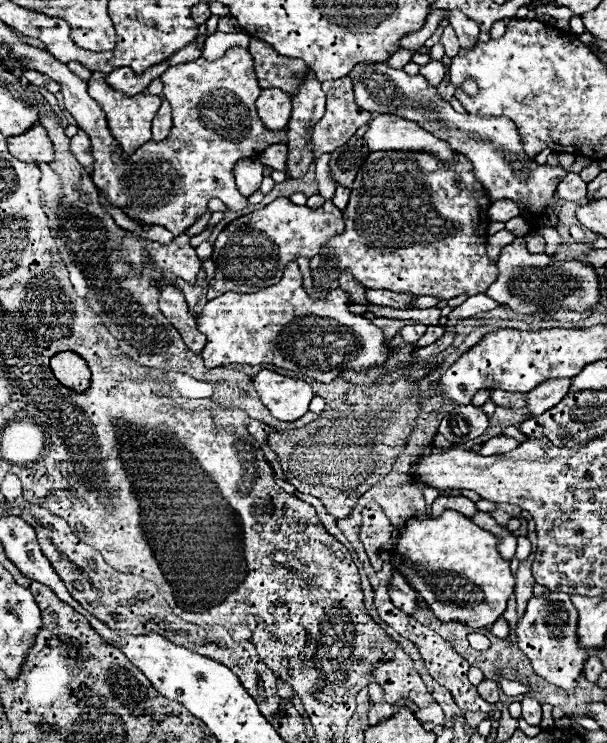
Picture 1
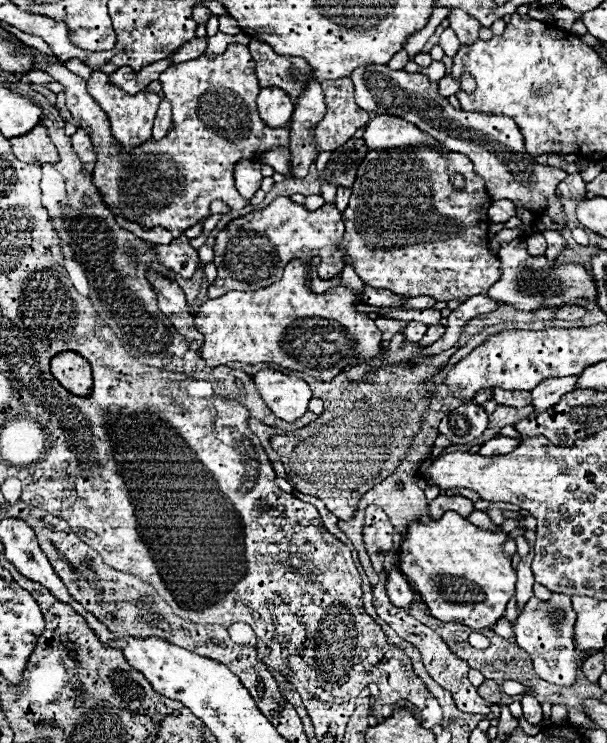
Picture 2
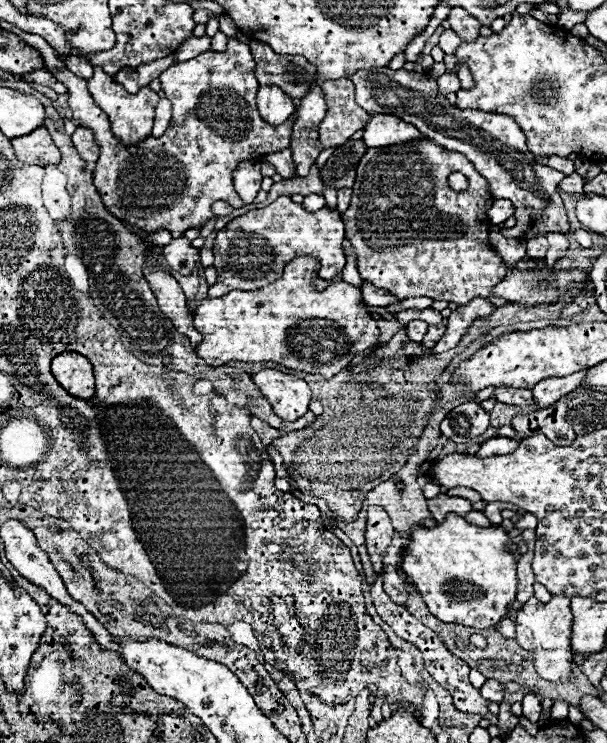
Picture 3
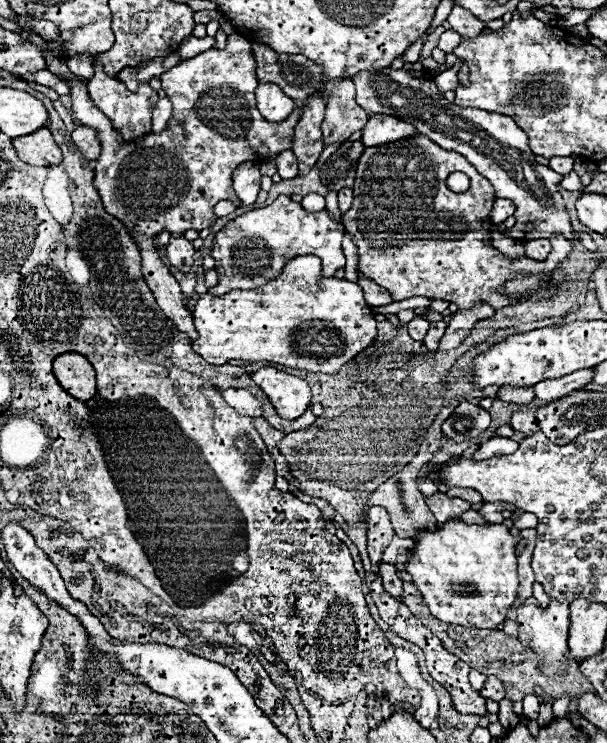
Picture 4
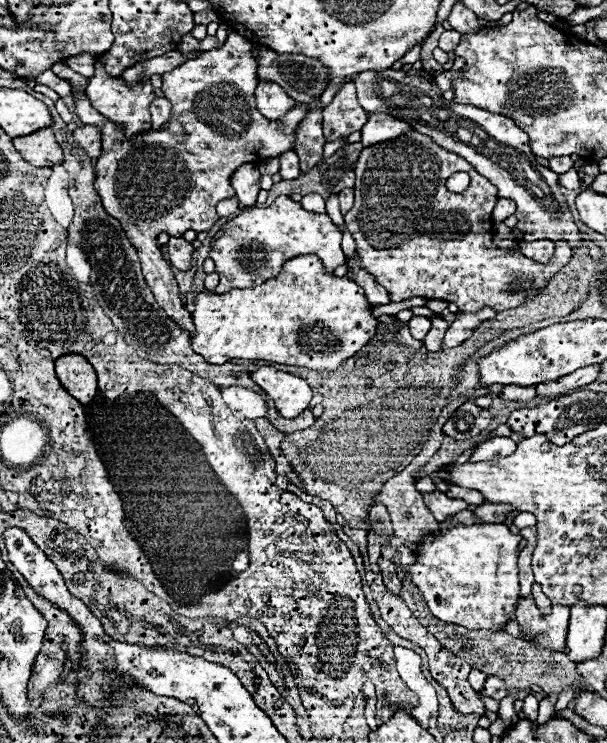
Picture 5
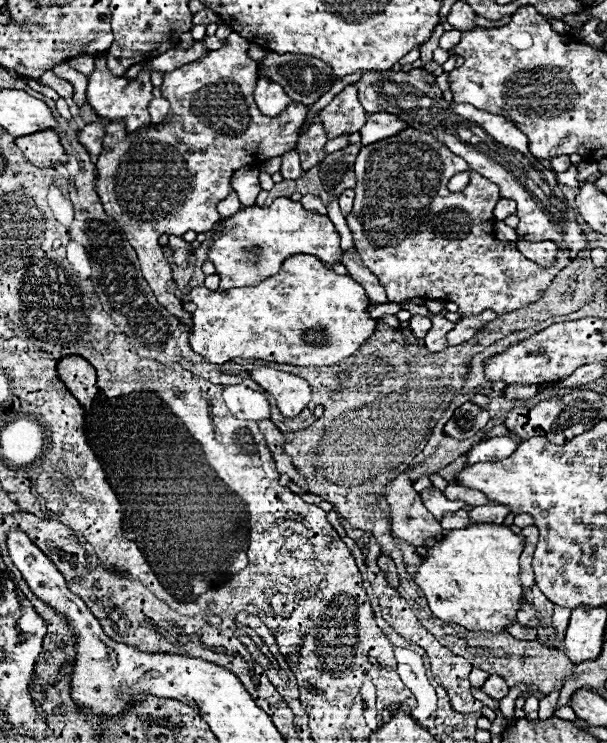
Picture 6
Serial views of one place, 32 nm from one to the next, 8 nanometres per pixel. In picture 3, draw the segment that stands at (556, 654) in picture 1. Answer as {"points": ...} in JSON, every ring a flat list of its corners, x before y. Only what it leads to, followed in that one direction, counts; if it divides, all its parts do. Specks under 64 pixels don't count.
{"points":[[534,596,518,608,516,616,516,642,524,646,530,654,534,654,534,666,536,672,550,682,556,684,568,684,572,676,572,666,578,660,578,656,572,652,572,610,570,610,570,598,564,596,552,596,548,604,538,602]]}

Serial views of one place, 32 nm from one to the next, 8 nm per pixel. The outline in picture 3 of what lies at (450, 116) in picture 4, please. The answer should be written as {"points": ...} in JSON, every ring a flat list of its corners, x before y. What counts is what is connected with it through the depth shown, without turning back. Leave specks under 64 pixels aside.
{"points":[[374,66,372,70,356,70,350,80,356,86,358,106,368,114,398,116,404,122,414,124,422,134,428,134,428,138,438,142,442,148,464,154,476,166,476,172,488,180,496,200,506,198,514,202,518,224,502,230,502,234,508,234,508,238,532,238,546,236,548,232,570,230,566,210,558,194,558,184,566,174,534,162,534,154,526,148,526,136,512,118,480,110,460,110,448,104,446,96,438,92,436,80,418,72]]}

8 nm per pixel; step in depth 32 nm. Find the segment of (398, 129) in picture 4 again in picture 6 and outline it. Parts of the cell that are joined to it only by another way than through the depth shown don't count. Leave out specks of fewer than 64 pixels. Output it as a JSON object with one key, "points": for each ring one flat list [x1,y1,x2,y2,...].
{"points":[[368,114,368,120,360,130,362,144,368,146,372,142,380,142,380,140,390,138,394,134,400,134,406,128,408,128,406,122,392,118,392,114]]}

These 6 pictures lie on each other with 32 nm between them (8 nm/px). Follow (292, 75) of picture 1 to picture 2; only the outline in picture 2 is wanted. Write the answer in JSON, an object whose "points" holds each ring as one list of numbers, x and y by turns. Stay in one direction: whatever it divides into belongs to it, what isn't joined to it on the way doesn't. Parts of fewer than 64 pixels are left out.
{"points":[[250,40,250,54,256,62,256,76,262,88,282,88,292,98,300,96,306,82,314,78,312,68,304,62,304,58,284,58,276,54,266,42]]}

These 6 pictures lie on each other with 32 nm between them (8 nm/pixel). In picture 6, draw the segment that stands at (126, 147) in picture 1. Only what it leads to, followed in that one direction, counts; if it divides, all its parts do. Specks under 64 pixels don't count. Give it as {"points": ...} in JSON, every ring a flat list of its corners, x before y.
{"points":[[104,54,96,56,96,68,88,76,88,102,90,106,104,118,112,122,126,122,126,130,132,134,140,128,150,126,150,114,148,114,148,104,154,98,152,94,152,84,148,70,142,70,136,80,126,80,124,76,112,76,106,68,106,58]]}

